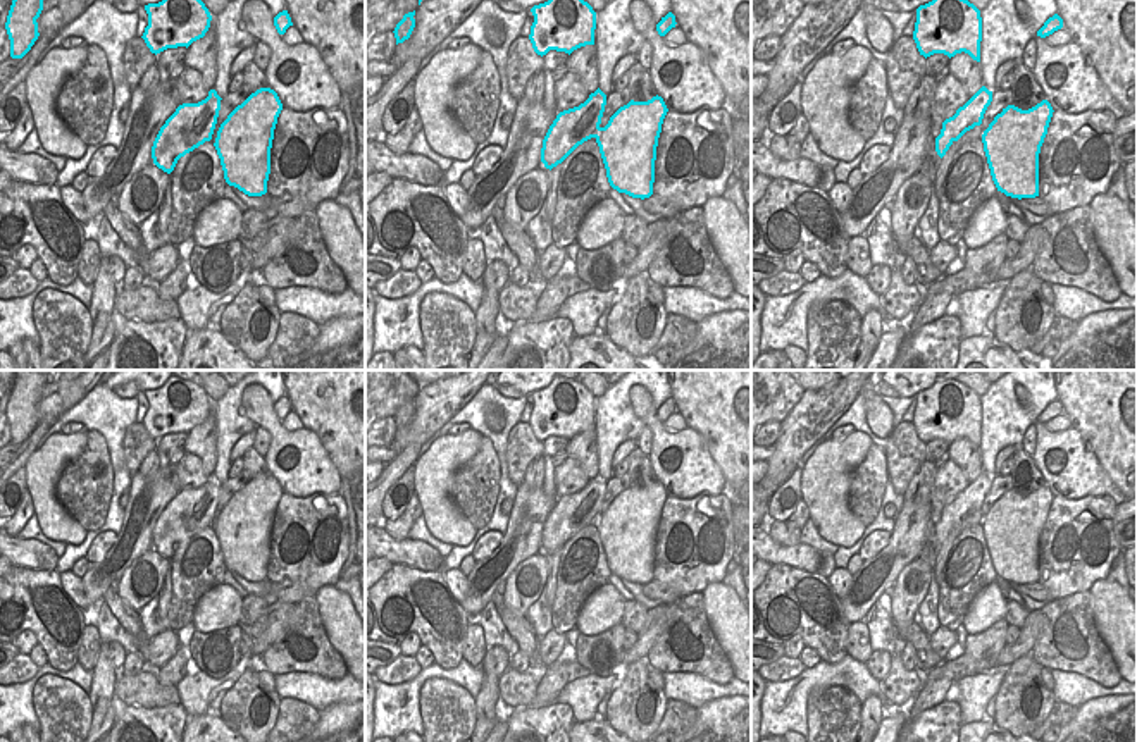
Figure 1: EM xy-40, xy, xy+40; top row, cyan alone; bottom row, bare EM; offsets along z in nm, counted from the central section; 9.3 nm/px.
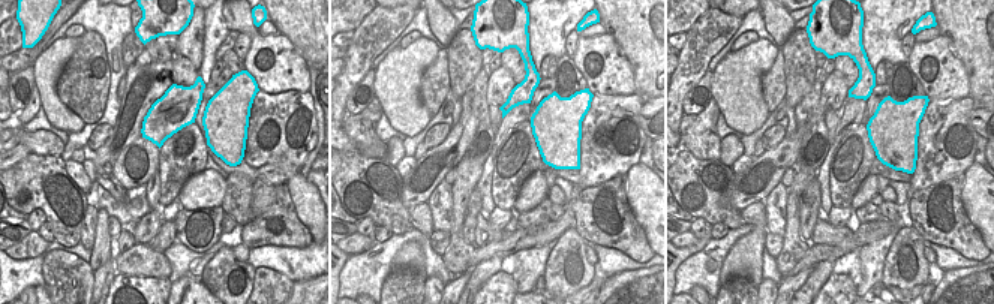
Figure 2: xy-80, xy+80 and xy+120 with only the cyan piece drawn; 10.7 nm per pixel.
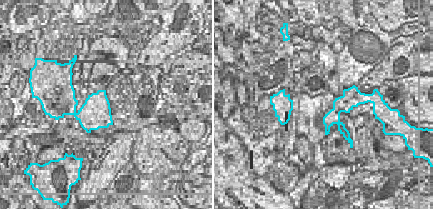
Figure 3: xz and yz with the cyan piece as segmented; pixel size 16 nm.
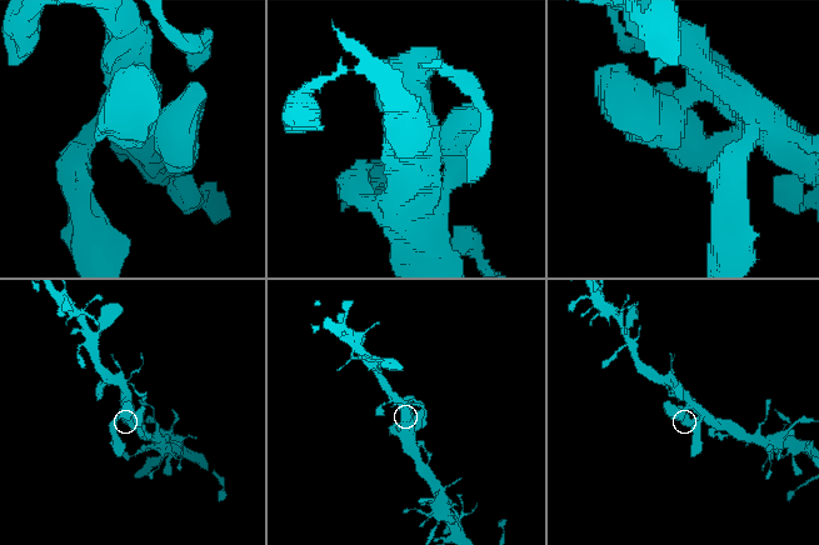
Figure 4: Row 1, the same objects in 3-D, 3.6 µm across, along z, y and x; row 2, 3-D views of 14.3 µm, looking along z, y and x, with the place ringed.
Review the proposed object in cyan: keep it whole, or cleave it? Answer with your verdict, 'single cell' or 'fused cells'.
single cell

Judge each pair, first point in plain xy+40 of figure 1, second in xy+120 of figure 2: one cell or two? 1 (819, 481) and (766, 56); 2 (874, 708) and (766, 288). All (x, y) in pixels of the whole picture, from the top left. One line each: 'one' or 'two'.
1: one
2: one

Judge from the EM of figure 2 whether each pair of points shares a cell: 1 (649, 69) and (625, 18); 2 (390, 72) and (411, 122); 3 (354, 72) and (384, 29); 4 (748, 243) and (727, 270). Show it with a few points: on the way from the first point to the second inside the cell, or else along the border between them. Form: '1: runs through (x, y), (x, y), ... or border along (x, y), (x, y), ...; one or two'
1: runs through (649, 57), (649, 42), (637, 30); one
2: runs through (396, 84), (404, 110); one
3: runs through (357, 62), (360, 53), (374, 39); one
4: runs through (748, 249), (733, 264); one

